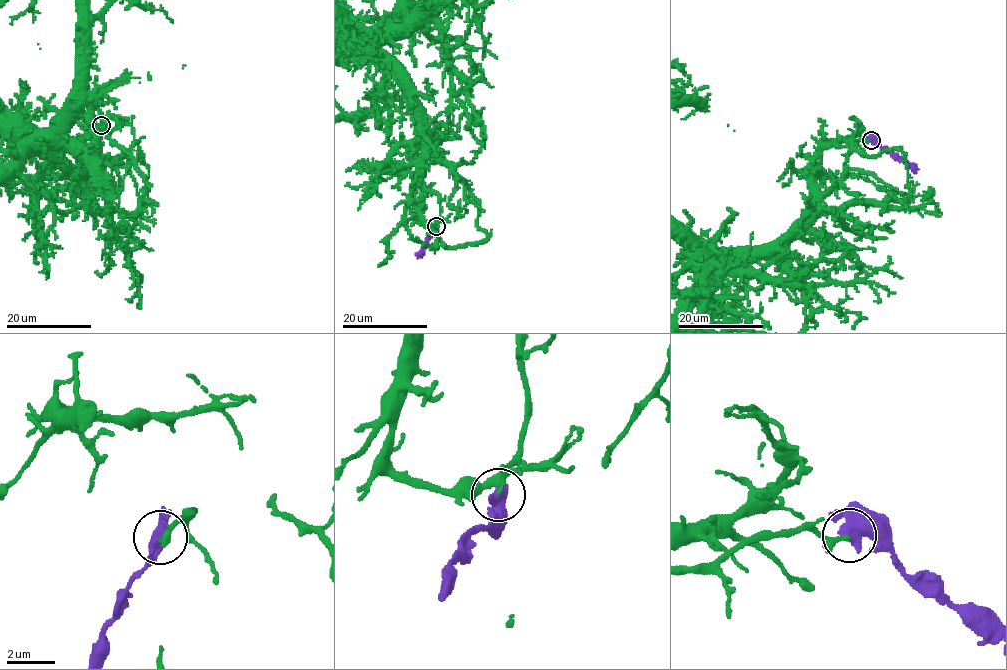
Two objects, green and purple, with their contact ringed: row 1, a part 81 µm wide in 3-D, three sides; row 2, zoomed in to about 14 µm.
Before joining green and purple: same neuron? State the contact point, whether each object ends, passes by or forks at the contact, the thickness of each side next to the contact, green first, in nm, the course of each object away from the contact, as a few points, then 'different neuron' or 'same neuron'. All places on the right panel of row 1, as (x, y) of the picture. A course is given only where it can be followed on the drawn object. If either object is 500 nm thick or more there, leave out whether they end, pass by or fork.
place (871, 140); green ends; purple passes by; calibres 190 and 440 nm; course green (872, 141), (822, 148), (812, 172), (812, 204), (787, 235), (768, 246), (713, 255), (687, 230); course purple (871, 140), (878, 141), (890, 153), (897, 153), (916, 172); different neuron

